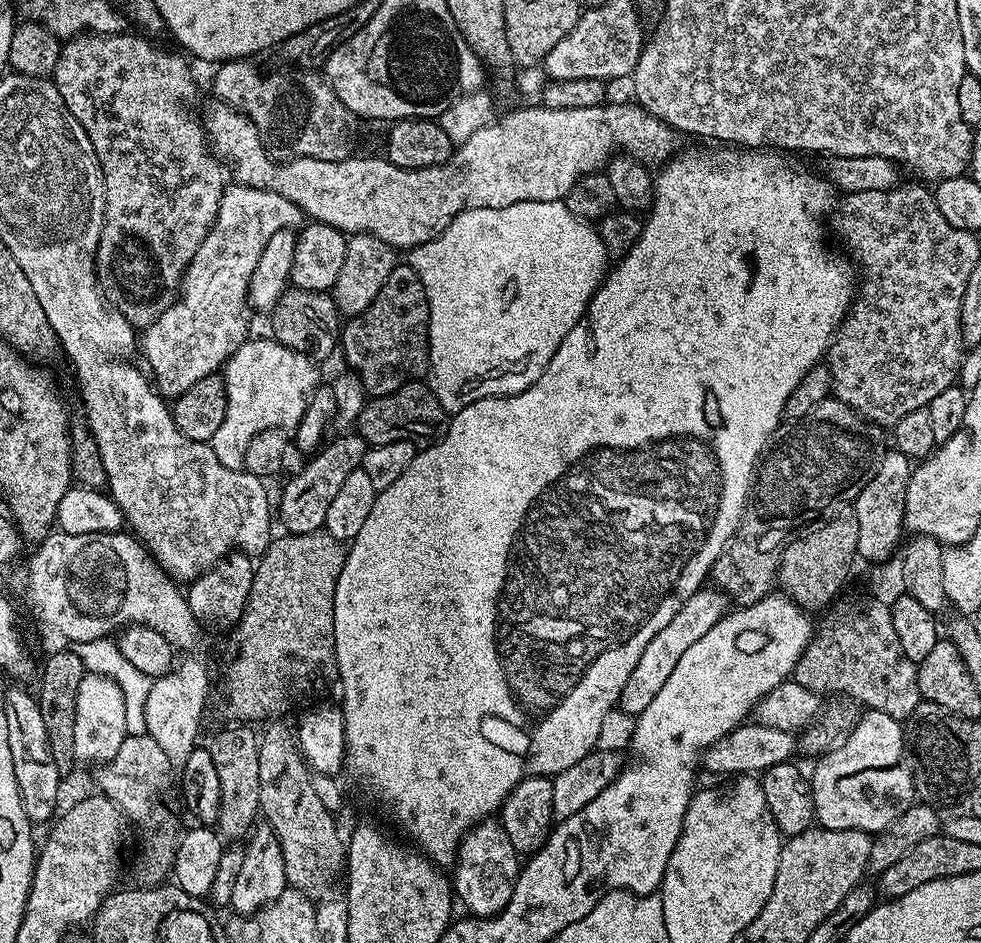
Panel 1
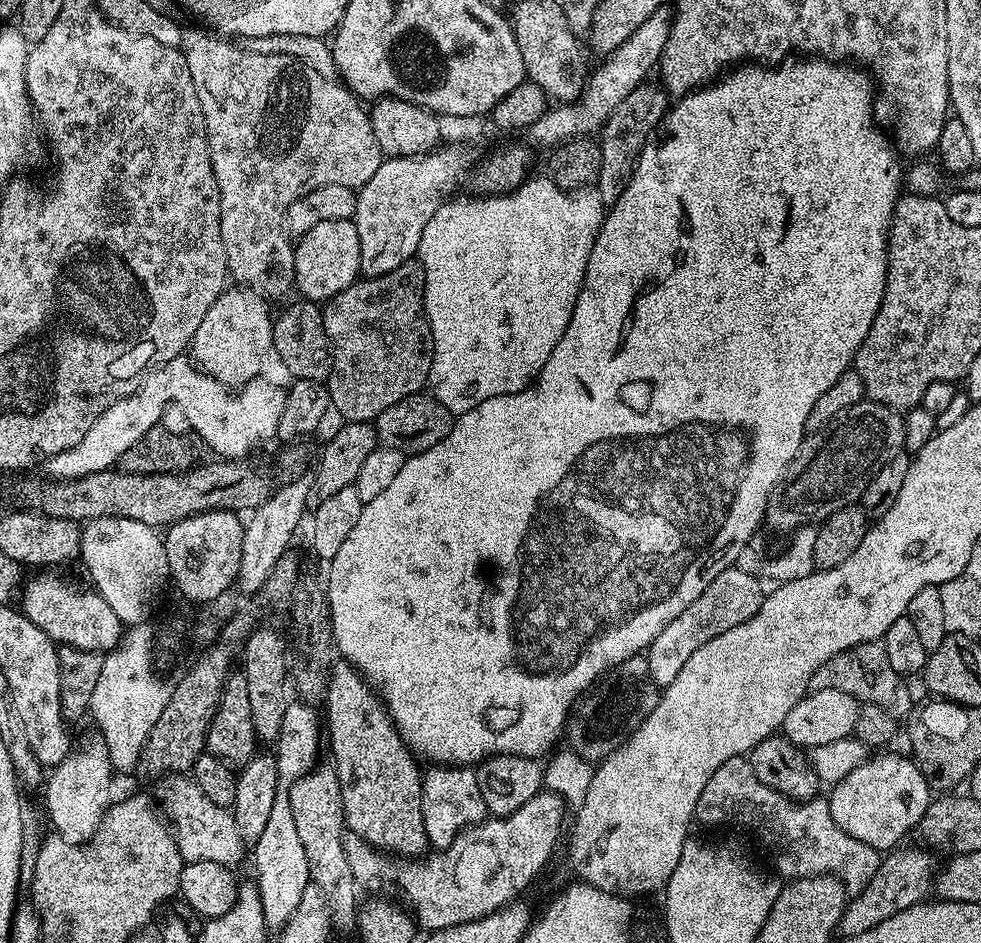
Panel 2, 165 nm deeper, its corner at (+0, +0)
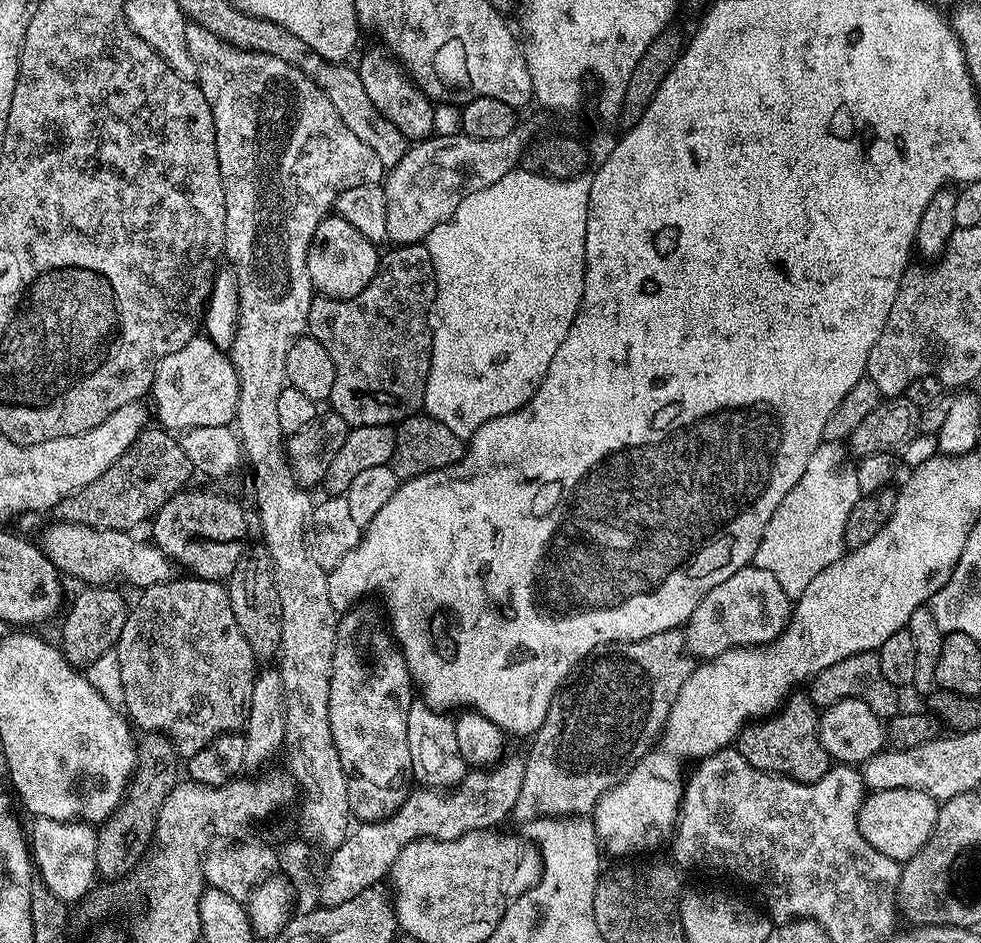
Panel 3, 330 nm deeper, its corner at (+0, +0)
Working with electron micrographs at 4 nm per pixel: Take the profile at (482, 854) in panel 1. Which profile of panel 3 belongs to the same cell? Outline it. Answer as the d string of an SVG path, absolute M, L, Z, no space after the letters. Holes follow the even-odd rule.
M413 699L410 714L406 714L406 738L410 742L412 774L421 785L437 790L451 790L469 772L470 765L464 761L458 746L458 734L454 734L455 725L451 715L439 708L431 708L423 699Z

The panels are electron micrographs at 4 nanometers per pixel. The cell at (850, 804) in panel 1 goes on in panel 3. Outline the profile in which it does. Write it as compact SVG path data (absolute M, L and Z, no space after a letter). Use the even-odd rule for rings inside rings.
M899 788L882 790L865 795L864 806L860 809L860 833L874 850L886 854L886 858L907 862L926 846L938 822L940 804L922 790Z

